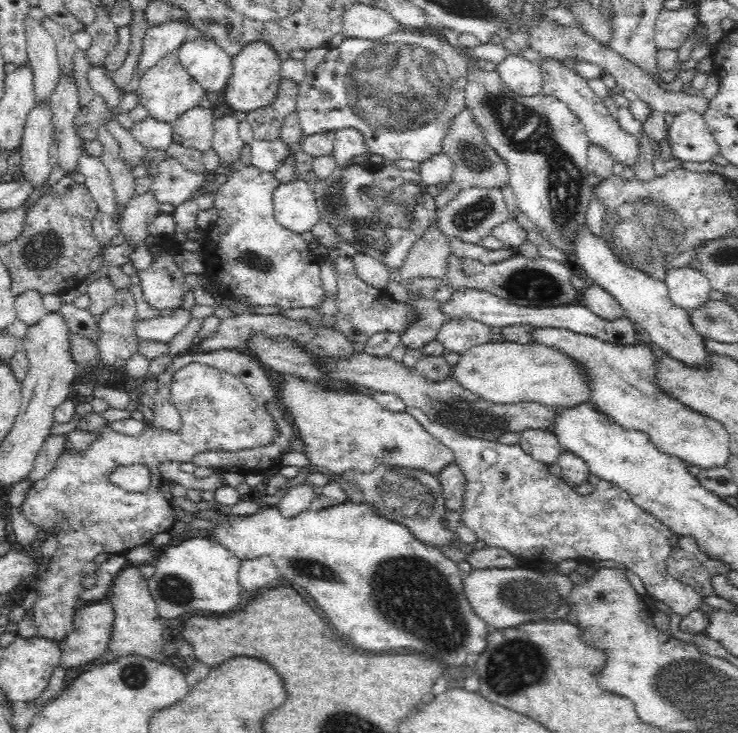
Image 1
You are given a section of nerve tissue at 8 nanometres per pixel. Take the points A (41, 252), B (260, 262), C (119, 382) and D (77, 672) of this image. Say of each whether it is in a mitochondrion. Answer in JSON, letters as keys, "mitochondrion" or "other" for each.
{"A":"mitochondrion","B":"mitochondrion","C":"other","D":"other"}

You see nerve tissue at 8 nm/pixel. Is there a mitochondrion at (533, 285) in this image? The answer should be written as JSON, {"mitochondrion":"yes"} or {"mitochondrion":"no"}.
{"mitochondrion":"yes"}

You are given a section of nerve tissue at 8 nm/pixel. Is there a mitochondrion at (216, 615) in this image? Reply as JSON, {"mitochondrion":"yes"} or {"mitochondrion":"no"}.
{"mitochondrion":"no"}

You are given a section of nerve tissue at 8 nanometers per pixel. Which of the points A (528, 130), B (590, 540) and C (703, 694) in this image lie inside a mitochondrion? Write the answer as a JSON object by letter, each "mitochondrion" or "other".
{"A":"mitochondrion","B":"other","C":"mitochondrion"}

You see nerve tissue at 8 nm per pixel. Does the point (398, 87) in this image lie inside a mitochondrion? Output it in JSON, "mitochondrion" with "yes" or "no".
{"mitochondrion":"yes"}

